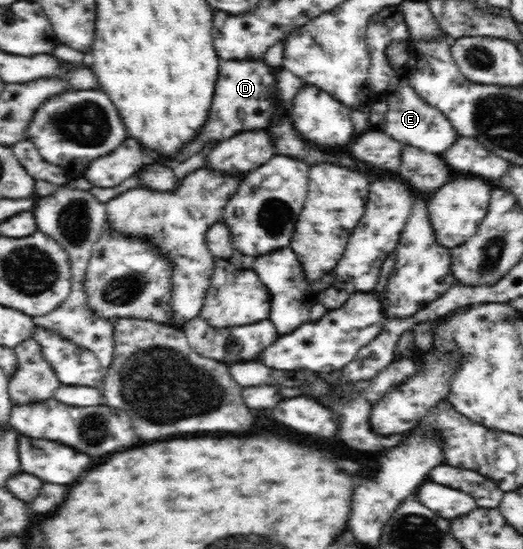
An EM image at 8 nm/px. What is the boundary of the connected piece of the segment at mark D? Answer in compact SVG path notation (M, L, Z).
M262 59L220 60L218 76L215 85L215 96L209 110L207 124L201 128L201 134L189 144L181 148L175 162L201 152L207 140L225 140L243 130L259 130L266 128L273 118L274 103L272 96L277 90L277 68L269 67Z

